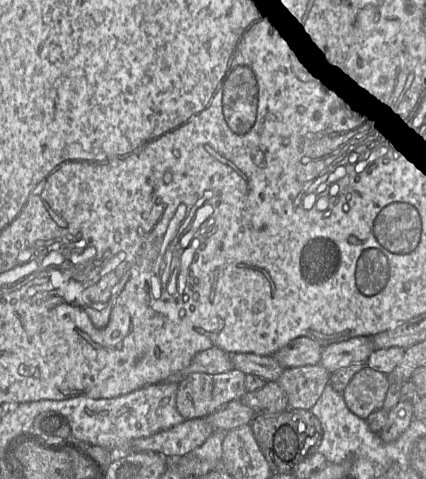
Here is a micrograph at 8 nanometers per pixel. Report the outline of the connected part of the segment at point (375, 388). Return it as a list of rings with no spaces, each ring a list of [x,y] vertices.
[[[366,365],[354,375],[342,395],[347,407],[366,421],[373,412],[382,409],[388,389],[387,375]]]

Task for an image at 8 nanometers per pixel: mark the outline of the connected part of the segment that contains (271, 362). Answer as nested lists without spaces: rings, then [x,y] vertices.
[[[229,353],[235,369],[245,375],[256,375],[267,382],[276,382],[284,368],[271,355],[257,355],[253,353]]]

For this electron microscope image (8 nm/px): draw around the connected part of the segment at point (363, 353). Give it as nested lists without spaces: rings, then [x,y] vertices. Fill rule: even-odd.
[[[353,337],[323,346],[319,364],[332,374],[352,363],[366,362],[374,350],[375,347],[371,337]]]

